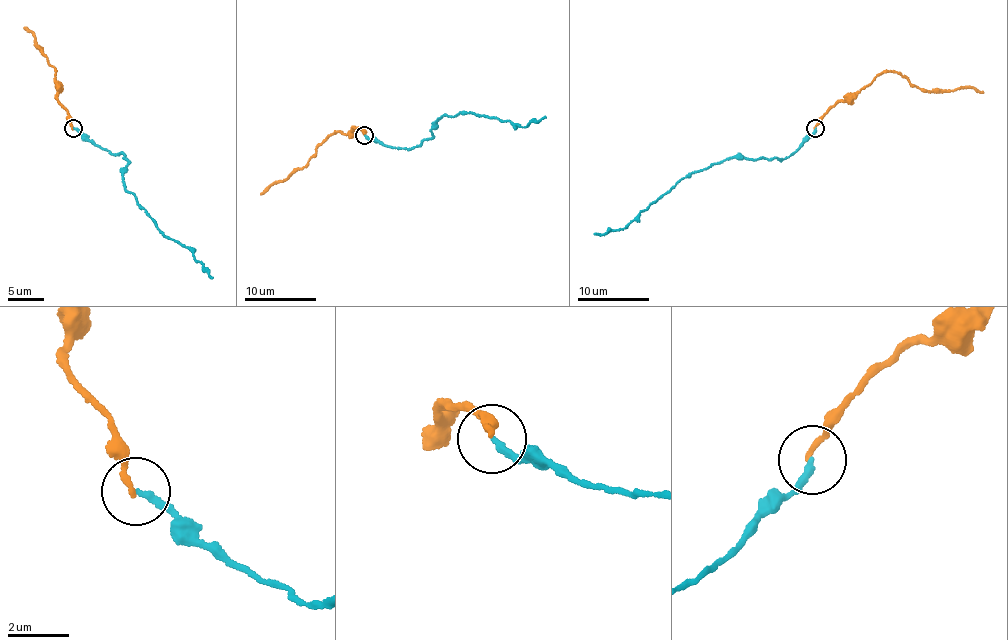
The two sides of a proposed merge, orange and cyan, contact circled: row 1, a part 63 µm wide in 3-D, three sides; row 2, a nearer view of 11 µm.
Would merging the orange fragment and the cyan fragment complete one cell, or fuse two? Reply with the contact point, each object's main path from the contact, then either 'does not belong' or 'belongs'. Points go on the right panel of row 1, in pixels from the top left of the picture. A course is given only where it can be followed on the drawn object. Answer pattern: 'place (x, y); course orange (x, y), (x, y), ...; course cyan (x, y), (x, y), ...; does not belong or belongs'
place (815, 128); course orange (815, 128), (834, 106), (886, 71), (929, 91), (967, 86), (984, 92); course cyan (815, 128), (785, 159), (753, 160), (739, 156), (713, 163), (682, 179), (624, 228), (594, 234); belongs

